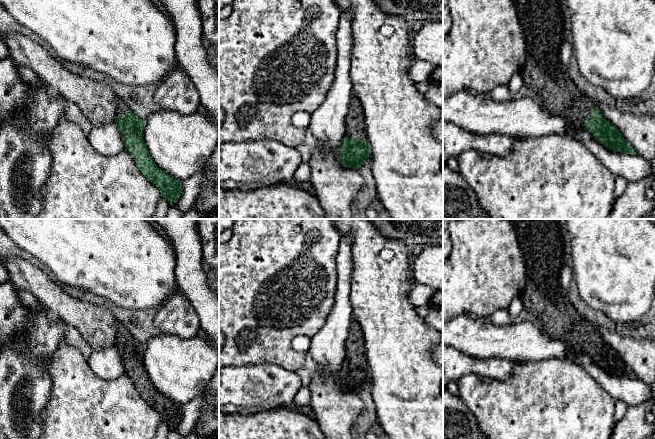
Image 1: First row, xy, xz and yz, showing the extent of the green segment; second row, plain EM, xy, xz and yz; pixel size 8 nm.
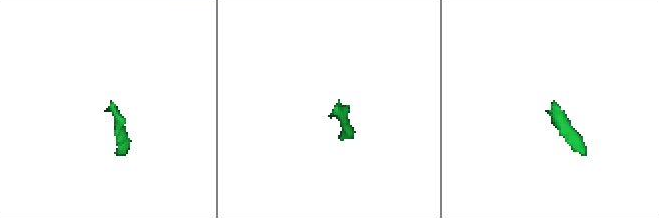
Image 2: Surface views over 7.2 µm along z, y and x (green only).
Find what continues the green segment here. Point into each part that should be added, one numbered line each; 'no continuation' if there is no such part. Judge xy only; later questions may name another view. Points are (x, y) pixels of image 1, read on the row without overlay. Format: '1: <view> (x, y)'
1: xy (122, 330)

